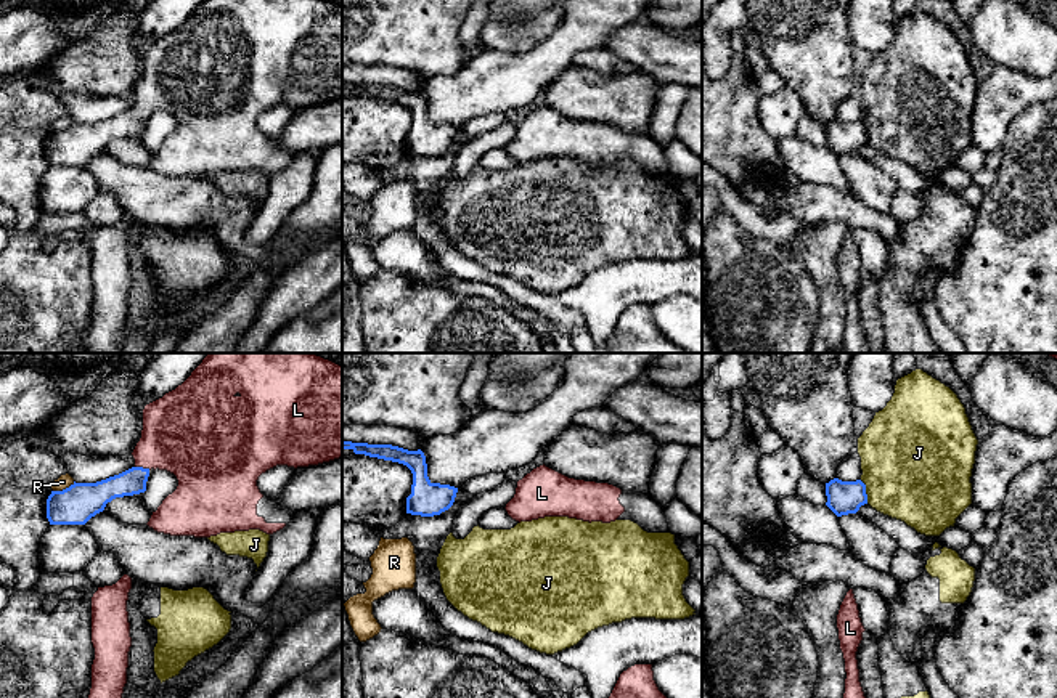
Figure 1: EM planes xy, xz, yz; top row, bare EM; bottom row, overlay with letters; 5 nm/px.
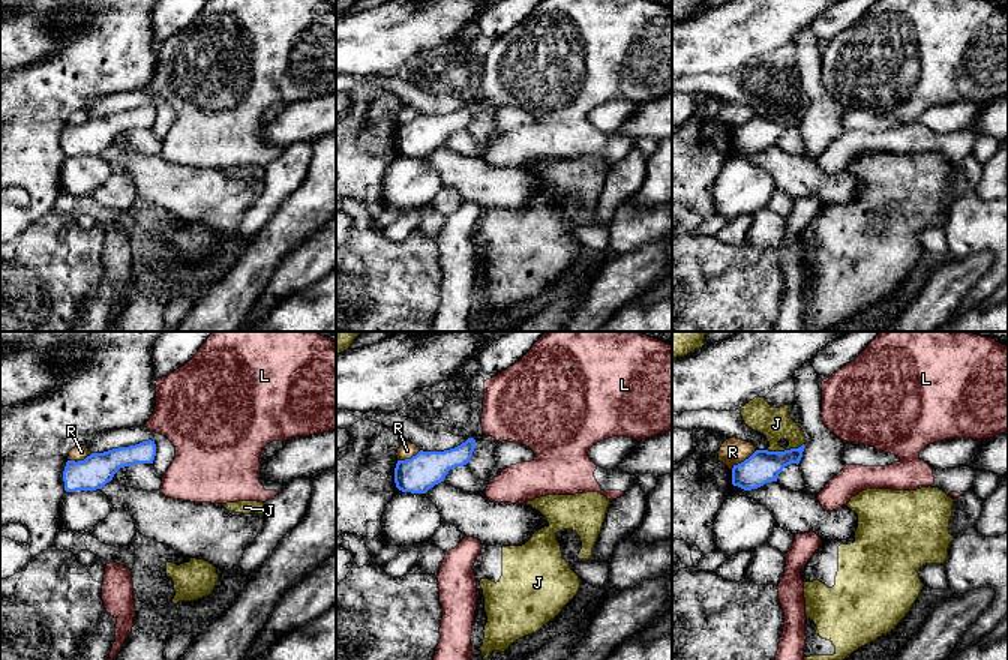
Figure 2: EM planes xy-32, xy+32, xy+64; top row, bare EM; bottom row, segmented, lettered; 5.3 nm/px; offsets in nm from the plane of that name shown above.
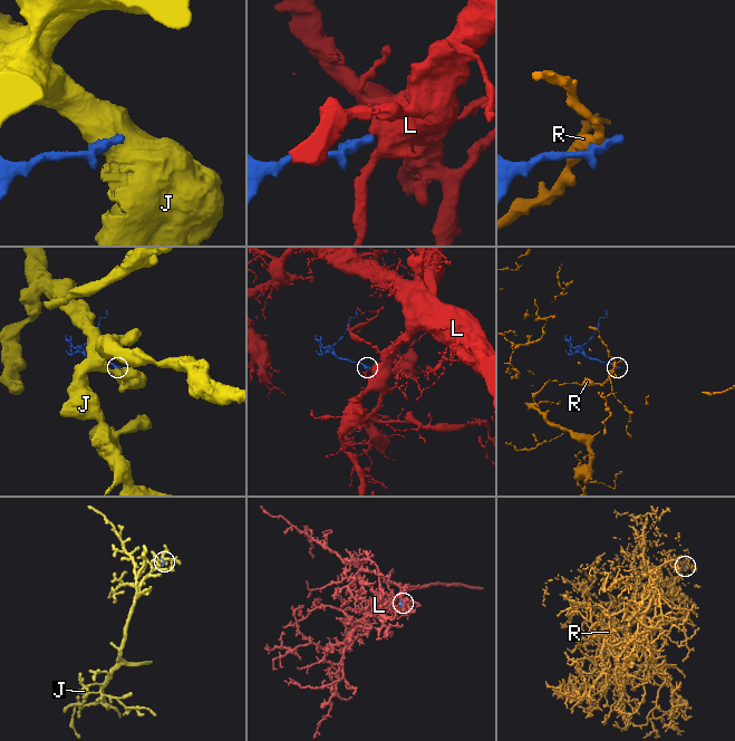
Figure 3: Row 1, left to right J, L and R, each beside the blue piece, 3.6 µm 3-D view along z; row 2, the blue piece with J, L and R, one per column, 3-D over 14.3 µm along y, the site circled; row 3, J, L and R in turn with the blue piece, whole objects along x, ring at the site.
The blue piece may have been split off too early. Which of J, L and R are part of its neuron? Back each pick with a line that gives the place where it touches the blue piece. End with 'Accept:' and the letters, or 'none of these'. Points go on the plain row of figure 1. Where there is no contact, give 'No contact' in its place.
L: Touches blue at xy (142, 108)
Accept: L

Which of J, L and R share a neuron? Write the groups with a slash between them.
J / L / R

